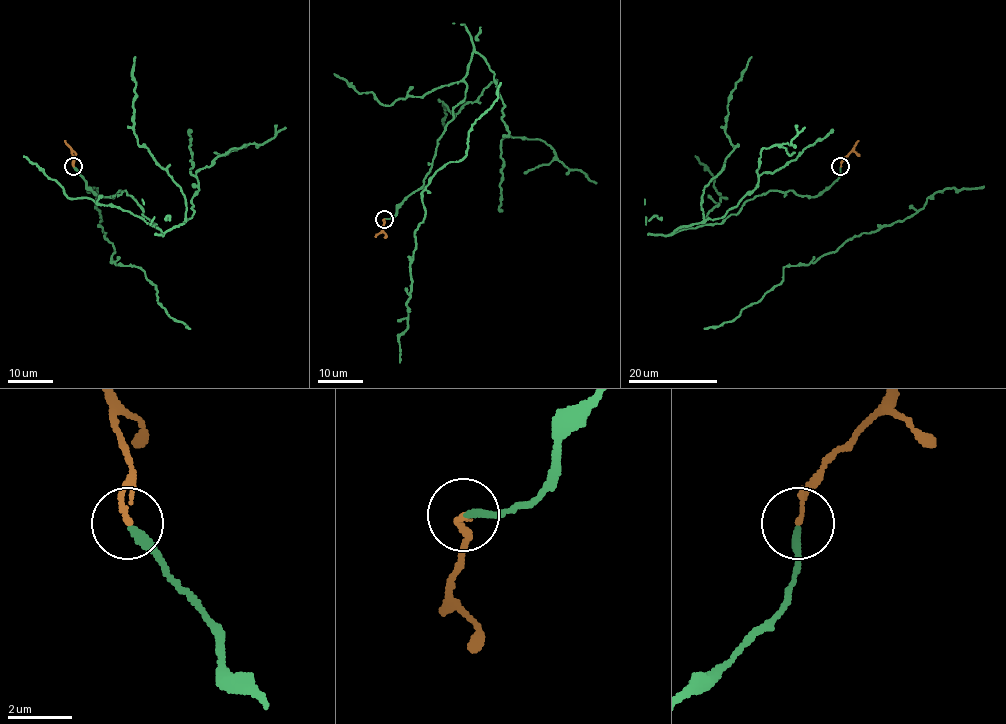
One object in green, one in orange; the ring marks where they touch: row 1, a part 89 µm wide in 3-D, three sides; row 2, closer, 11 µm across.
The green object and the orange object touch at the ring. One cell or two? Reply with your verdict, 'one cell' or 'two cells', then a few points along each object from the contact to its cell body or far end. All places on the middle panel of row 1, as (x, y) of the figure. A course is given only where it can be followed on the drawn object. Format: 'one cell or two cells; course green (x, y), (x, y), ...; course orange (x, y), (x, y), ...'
one cell; course green (383, 219), (421, 187), (465, 97), (474, 51), (494, 74), (506, 136), (544, 141), (596, 183); course orange (383, 219), (382, 229), (374, 236)

